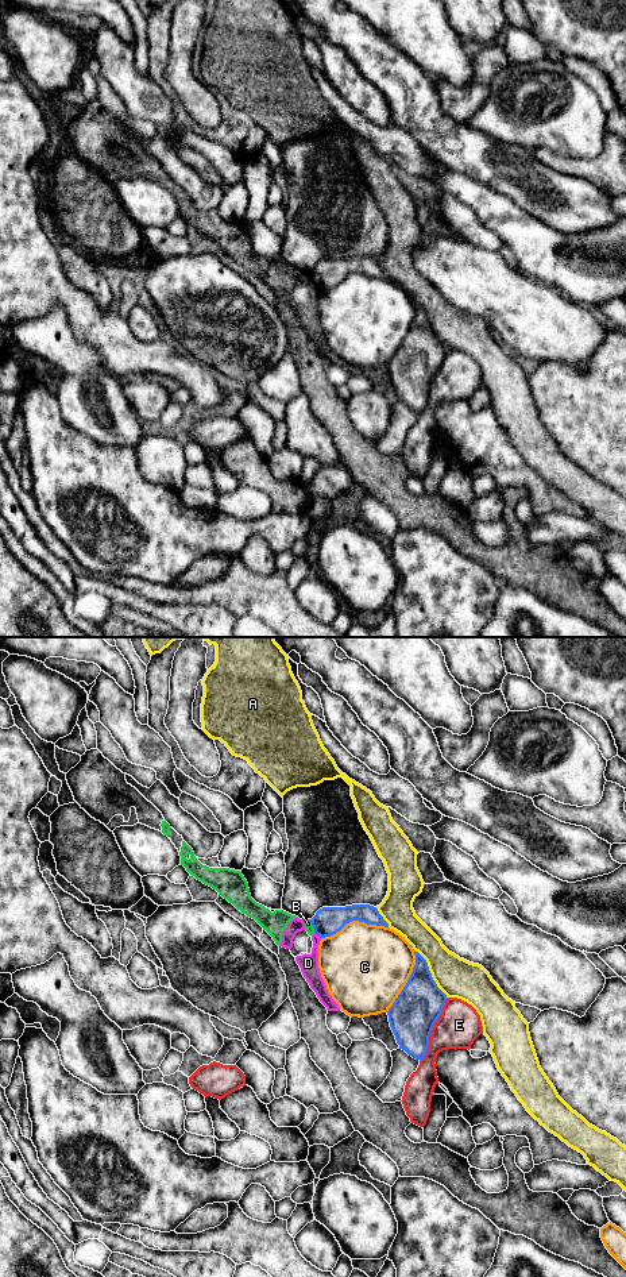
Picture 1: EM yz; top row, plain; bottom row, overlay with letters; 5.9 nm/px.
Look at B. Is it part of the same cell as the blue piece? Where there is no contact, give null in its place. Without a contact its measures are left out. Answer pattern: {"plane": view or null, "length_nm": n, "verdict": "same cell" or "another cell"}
{"plane": "yz", "length_nm": 90, "verdict": "another cell"}

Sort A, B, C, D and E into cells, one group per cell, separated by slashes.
A / B D / C / E

